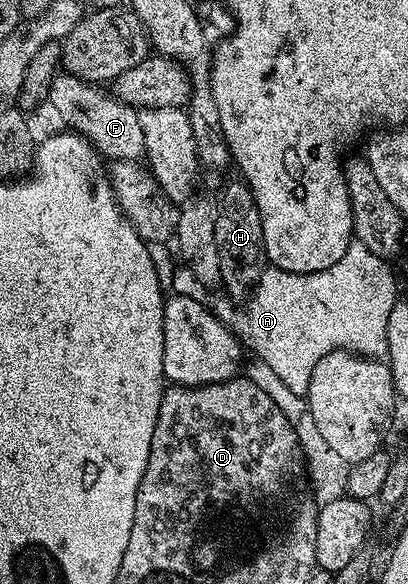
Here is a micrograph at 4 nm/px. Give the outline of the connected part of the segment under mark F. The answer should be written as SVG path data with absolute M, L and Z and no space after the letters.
M62 71L50 83L47 104L48 107L53 107L54 114L65 123L62 125L66 129L84 136L102 157L113 156L114 161L140 161L144 157L143 130L139 127L138 109L118 100L112 91L88 84L86 80L80 80L71 73Z

